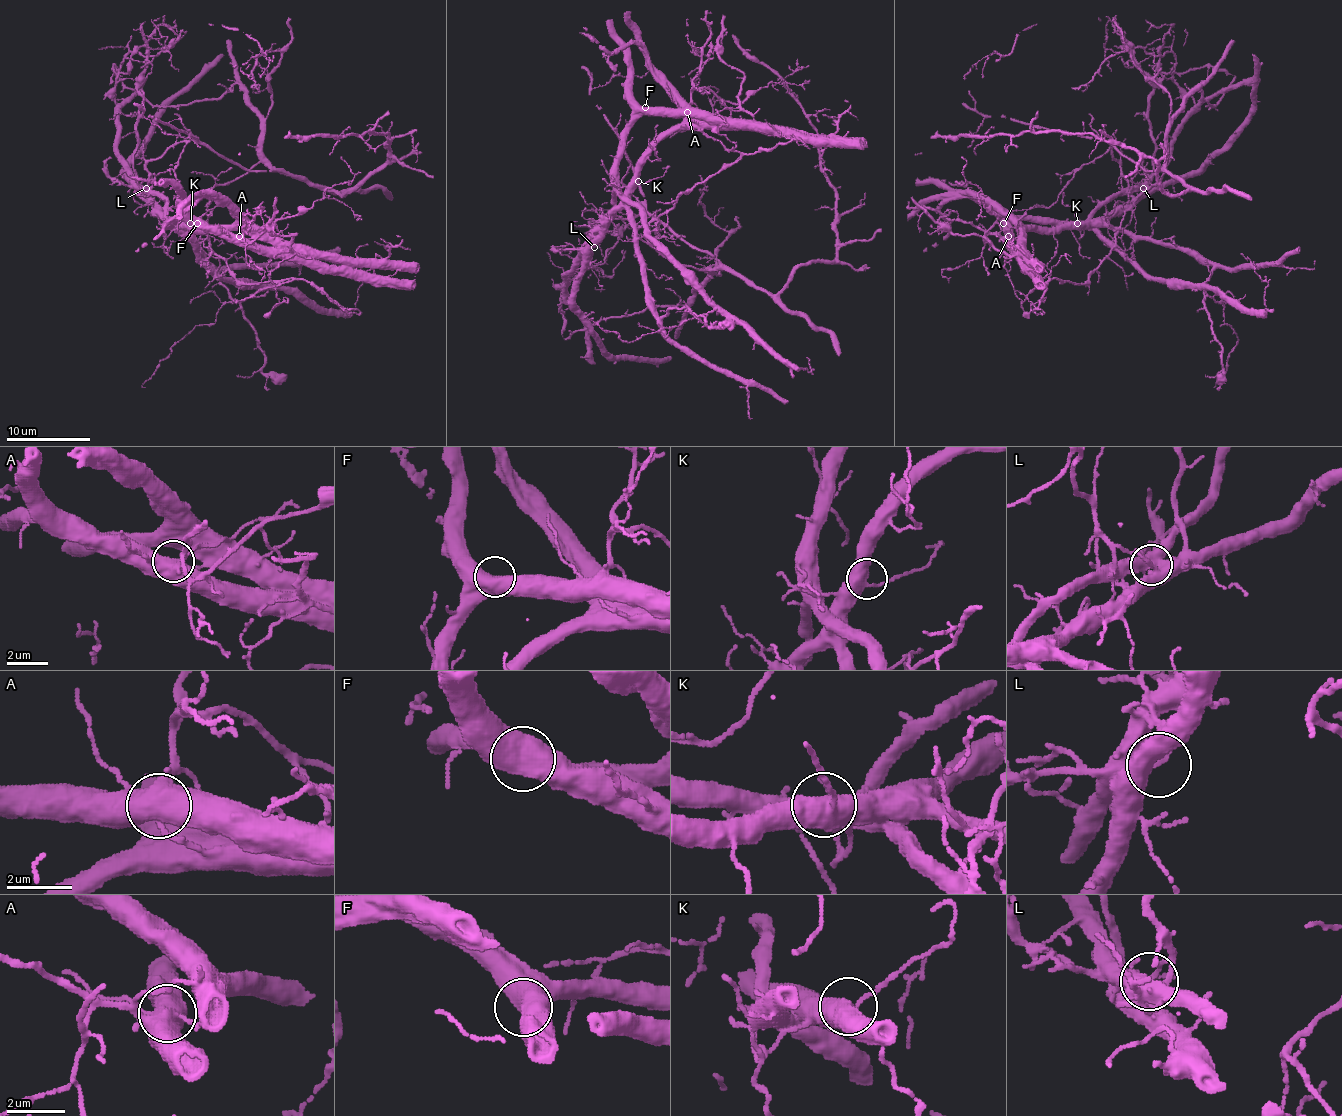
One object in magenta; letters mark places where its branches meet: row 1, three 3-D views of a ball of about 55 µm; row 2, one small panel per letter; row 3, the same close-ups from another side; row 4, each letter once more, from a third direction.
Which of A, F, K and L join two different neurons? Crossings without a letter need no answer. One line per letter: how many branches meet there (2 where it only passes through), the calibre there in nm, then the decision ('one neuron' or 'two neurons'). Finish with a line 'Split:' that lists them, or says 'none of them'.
A: branches 5; calibre 480 nm; two neurons
F: branches 2; calibre 600 nm; one neuron
K: branches 3; calibre 500 nm; one neuron
L: branches 2; calibre 240 nm; two neurons
Split: A, L

